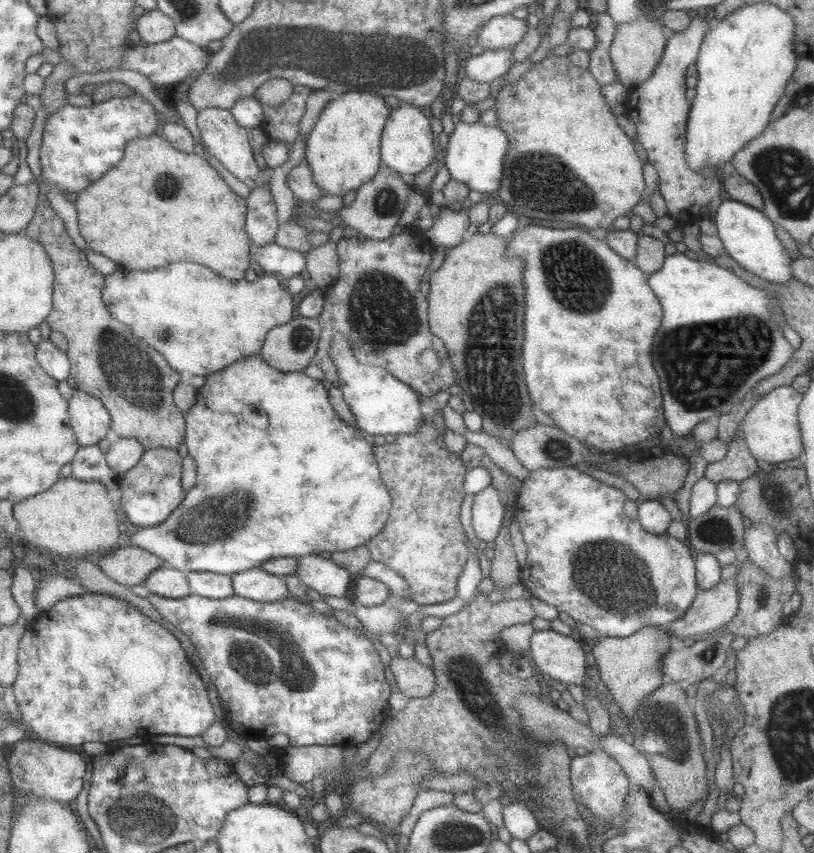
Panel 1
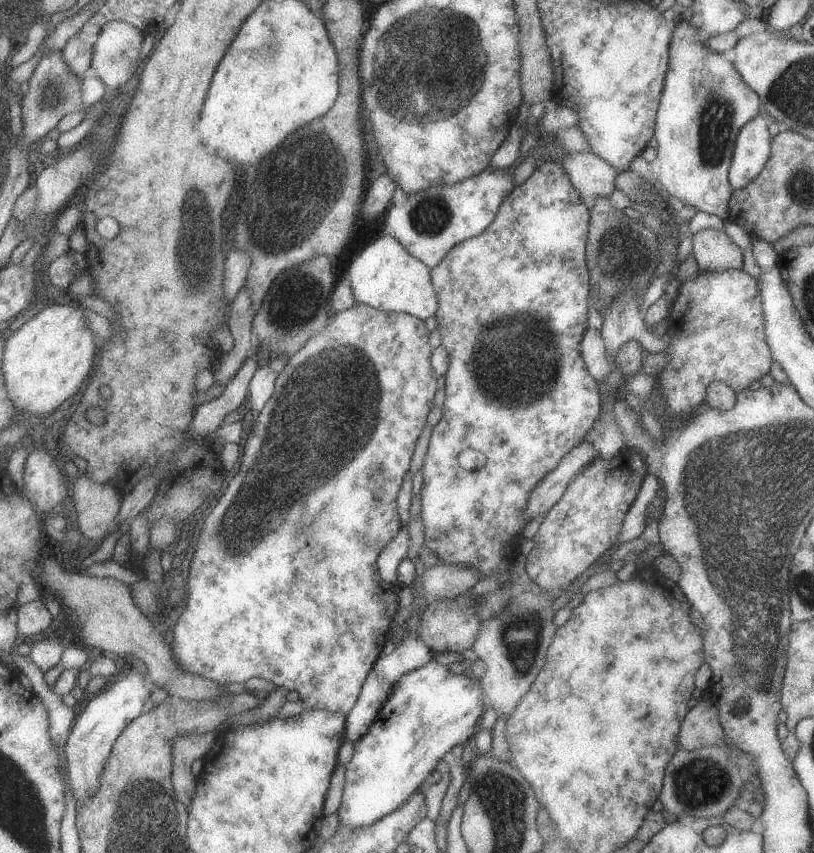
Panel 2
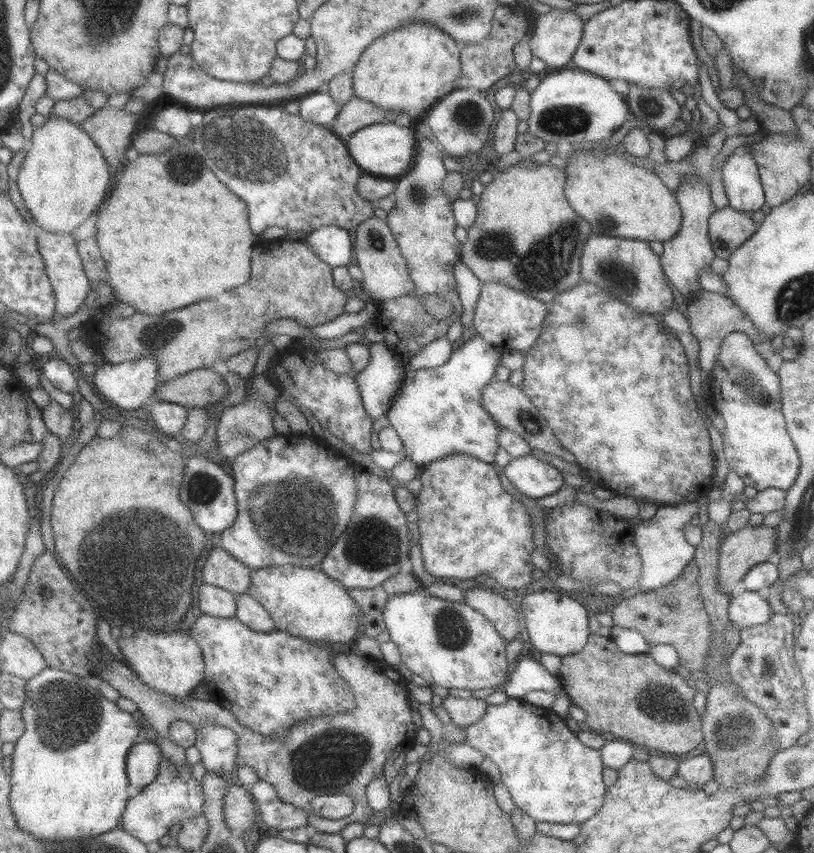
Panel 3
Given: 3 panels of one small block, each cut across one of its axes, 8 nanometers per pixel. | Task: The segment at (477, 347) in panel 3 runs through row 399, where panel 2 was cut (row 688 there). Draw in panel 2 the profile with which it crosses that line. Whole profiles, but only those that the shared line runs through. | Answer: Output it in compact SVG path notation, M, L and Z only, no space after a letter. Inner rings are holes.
M436 659L424 668L404 675L370 734L354 746L353 759L347 764L348 786L338 814L339 826L348 826L352 830L371 827L410 802L431 781L432 772L438 770L438 764L444 760L444 756L455 746L466 745L476 734L480 718L485 716L488 705L487 693L478 679L467 671L445 666Z

